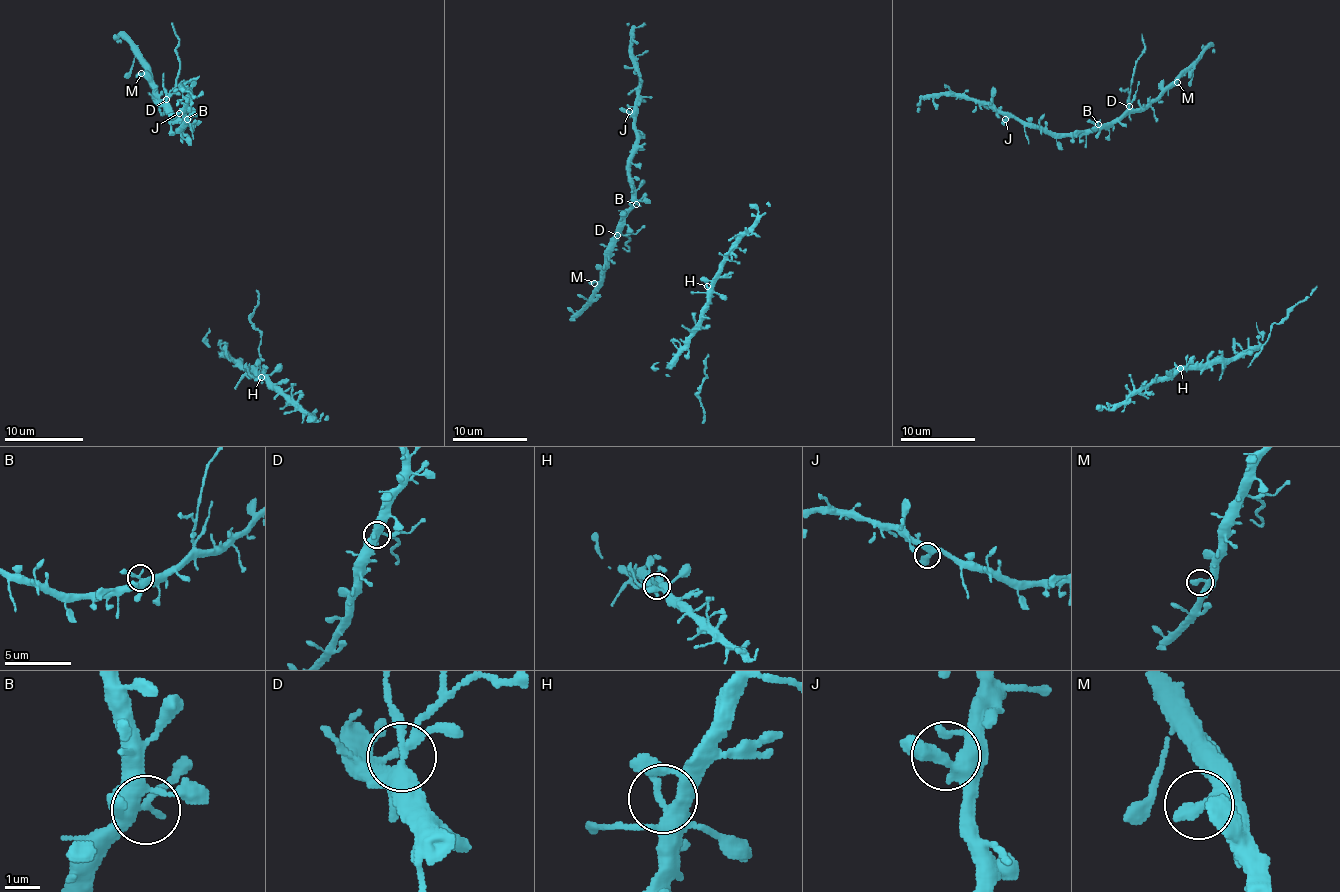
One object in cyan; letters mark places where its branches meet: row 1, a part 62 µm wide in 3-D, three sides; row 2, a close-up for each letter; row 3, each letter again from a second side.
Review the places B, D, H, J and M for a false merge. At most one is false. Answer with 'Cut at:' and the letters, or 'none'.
Cut at: D

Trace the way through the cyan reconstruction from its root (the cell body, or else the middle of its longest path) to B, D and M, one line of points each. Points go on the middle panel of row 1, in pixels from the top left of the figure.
B: (614, 264), (609, 258), (610, 240), (620, 221), (636, 204)
D: (614, 264), (609, 258), (609, 245), (618, 234)
M: (614, 264), (609, 256), (609, 268), (594, 283)

